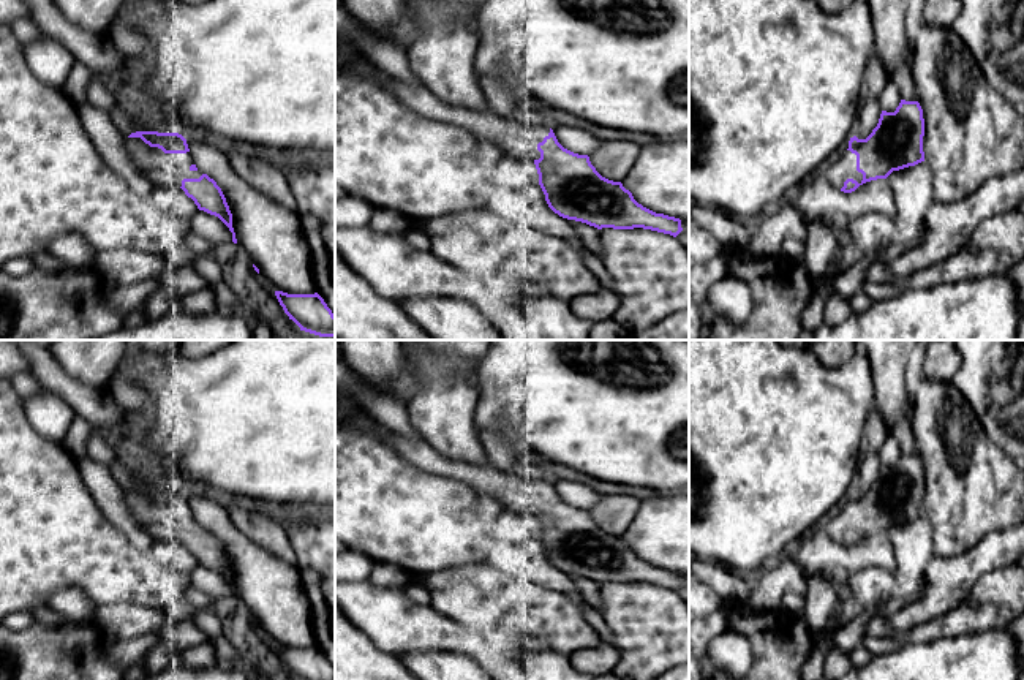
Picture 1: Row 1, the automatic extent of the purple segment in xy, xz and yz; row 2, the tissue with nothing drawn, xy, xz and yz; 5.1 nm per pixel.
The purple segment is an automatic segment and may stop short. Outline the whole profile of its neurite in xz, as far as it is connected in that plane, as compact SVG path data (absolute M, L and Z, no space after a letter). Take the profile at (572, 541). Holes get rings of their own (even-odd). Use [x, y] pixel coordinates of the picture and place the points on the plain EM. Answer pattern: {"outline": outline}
{"outline": "M335 400L335 419L356 430L378 432L414 468L457 479L476 493L496 497L506 509L531 512L548 561L563 572L597 584L643 582L676 591L681 574L656 568L638 558L621 536L602 531L588 509L564 503L547 479L523 479L498 468L450 460L427 441L414 441L378 424L362 406L351 408Z"}

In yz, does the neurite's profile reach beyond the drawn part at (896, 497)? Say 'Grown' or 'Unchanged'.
Grown

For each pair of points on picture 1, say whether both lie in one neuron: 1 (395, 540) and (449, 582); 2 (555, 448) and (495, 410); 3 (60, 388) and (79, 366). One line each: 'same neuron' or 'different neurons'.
1: different neurons
2: same neuron
3: different neurons

